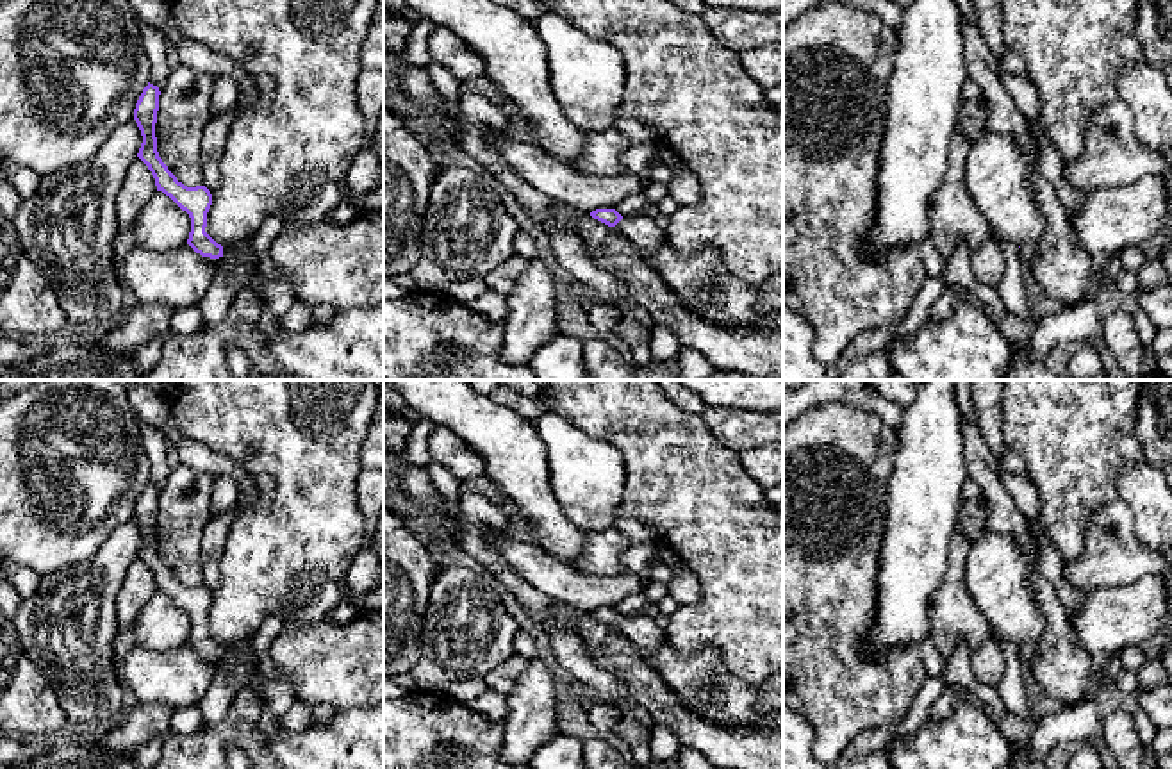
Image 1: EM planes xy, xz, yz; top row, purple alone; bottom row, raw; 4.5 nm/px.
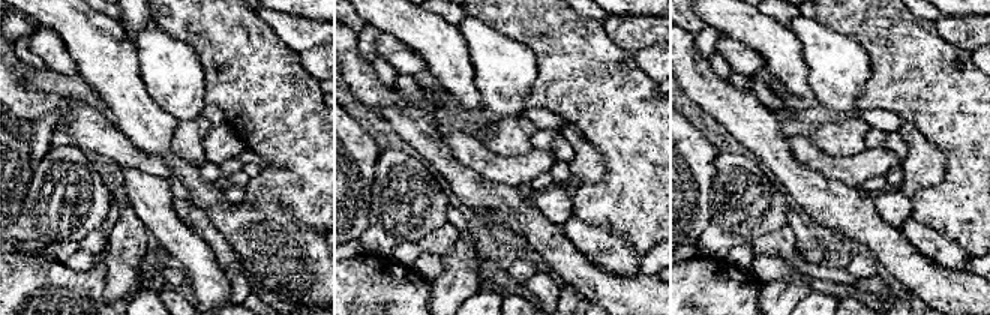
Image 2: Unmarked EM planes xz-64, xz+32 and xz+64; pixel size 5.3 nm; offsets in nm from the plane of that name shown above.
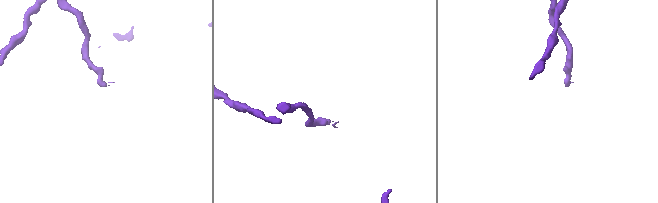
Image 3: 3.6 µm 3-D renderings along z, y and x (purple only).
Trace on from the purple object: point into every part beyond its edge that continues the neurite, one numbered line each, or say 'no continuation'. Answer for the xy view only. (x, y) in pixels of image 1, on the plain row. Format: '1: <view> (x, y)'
1: xy (279, 694)

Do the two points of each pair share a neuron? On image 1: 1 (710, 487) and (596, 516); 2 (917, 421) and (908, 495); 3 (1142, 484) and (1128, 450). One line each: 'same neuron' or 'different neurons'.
1: different neurons
2: same neuron
3: different neurons

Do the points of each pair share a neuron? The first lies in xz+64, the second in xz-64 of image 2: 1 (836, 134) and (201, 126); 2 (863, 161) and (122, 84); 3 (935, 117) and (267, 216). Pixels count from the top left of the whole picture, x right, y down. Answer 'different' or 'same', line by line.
1: same
2: different
3: different

